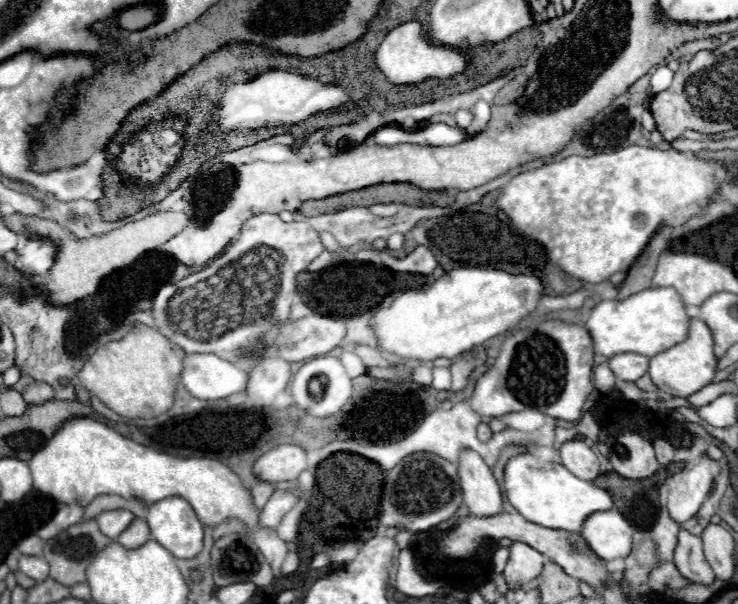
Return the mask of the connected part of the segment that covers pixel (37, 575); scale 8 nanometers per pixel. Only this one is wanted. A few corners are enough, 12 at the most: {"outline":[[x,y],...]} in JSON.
{"outline":[[22,555],[18,569],[36,581],[48,577],[44,557]]}

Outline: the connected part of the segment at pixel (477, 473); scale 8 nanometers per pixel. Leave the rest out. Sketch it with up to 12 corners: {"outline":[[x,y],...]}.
{"outline":[[458,459],[464,505],[472,515],[502,513],[500,487],[484,459]]}

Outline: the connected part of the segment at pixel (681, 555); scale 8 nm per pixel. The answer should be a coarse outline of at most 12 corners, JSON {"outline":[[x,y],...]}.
{"outline":[[680,529],[674,549],[678,571],[692,583],[708,585],[714,571],[700,539]]}

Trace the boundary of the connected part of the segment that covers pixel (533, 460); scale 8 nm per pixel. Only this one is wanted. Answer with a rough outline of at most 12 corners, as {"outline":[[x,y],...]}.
{"outline":[[532,453],[504,467],[510,505],[528,521],[580,531],[614,509],[608,491]]}

